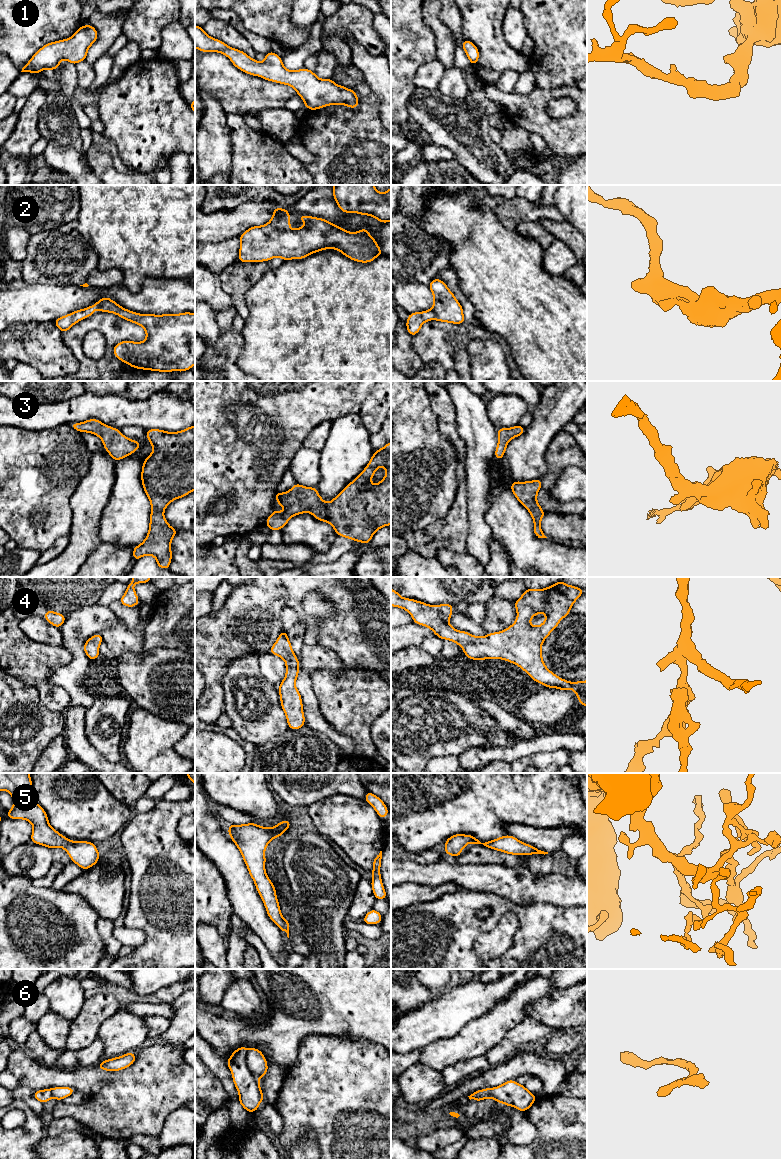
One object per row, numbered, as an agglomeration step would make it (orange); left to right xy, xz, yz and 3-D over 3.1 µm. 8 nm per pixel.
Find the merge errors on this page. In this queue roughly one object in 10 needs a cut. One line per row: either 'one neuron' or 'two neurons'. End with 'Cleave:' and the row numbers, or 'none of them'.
1: one neuron
2: one neuron
3: one neuron
4: one neuron
5: one neuron
6: two neurons
Cleave: 6

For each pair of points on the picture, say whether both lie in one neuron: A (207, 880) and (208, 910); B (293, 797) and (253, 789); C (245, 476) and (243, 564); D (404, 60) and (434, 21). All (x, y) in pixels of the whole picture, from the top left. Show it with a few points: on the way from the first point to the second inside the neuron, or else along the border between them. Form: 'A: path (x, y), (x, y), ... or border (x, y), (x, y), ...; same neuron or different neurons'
A: path (206, 887), (206, 903); same neuron
B: border (269, 787), (272, 790); different neurons
C: border (242, 537), (238, 539); different neurons
D: border (422, 10), (422, 20), (433, 32), (437, 49); different neurons

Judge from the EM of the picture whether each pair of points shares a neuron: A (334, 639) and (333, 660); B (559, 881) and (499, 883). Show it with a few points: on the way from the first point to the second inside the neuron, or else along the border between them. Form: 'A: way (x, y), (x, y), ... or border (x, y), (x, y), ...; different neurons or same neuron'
A: border (317, 643), (330, 648), (346, 665); different neurons
B: way (544, 885), (519, 885), (514, 883); same neuron

